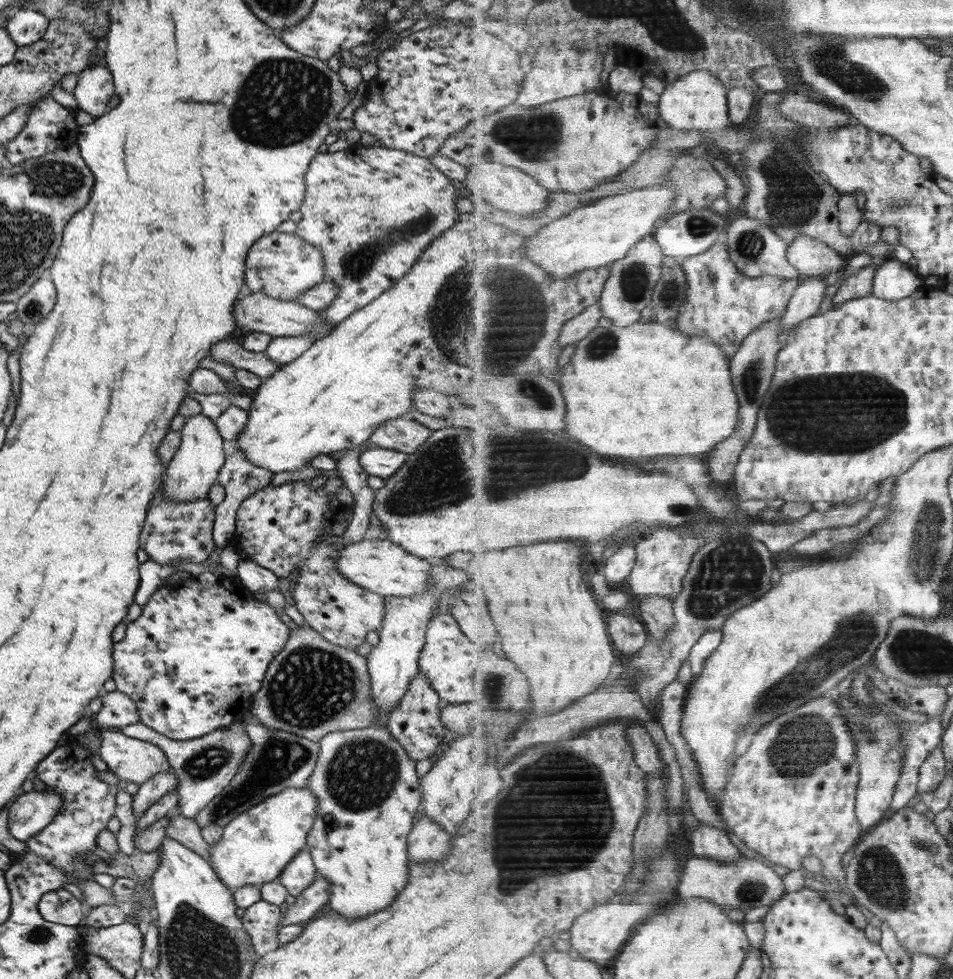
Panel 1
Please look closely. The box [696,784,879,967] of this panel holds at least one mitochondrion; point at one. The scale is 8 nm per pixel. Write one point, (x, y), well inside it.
(751, 892)

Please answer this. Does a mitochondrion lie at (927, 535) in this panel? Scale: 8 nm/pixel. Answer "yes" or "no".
yes

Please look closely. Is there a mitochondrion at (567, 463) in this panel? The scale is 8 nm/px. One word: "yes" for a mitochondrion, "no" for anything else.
yes

